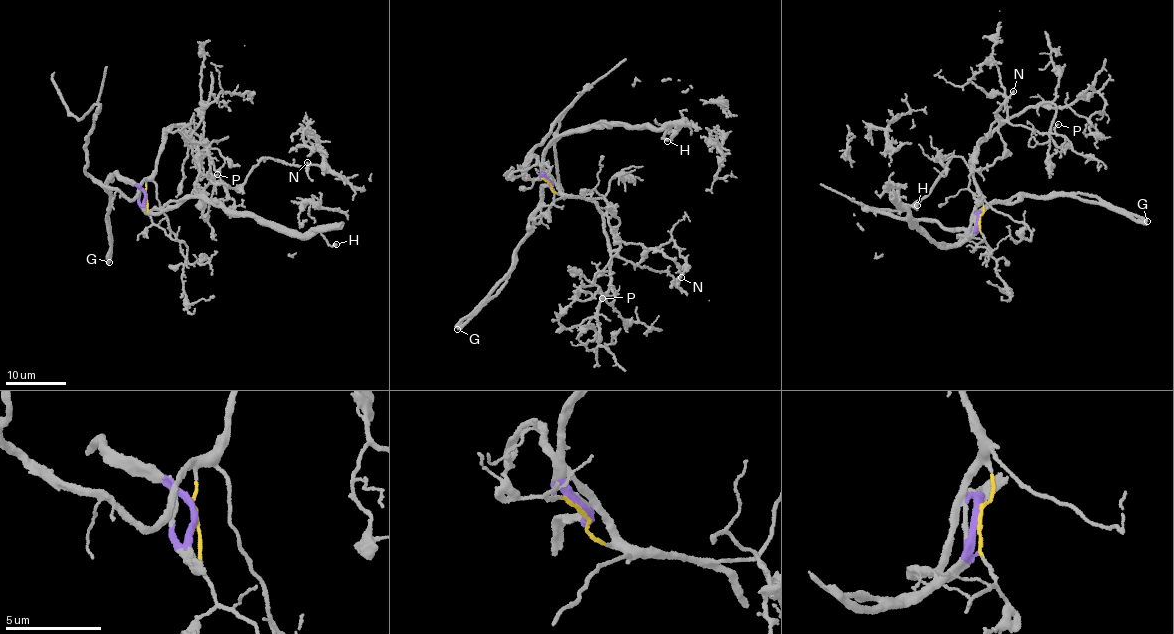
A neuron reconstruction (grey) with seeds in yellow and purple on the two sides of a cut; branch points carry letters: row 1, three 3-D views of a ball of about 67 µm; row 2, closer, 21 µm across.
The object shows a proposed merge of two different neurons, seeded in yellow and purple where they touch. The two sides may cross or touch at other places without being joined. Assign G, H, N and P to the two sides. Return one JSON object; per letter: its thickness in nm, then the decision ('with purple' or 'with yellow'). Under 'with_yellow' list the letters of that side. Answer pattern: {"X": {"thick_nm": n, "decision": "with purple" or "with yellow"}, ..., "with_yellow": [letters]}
{"G": {"thick_nm": 440, "decision": "with purple"}, "H": {"thick_nm": 260, "decision": "with purple"}, "N": {"thick_nm": 140, "decision": "with yellow"}, "P": {"thick_nm": 120, "decision": "with yellow"}, "with_yellow": ["N", "P"]}

